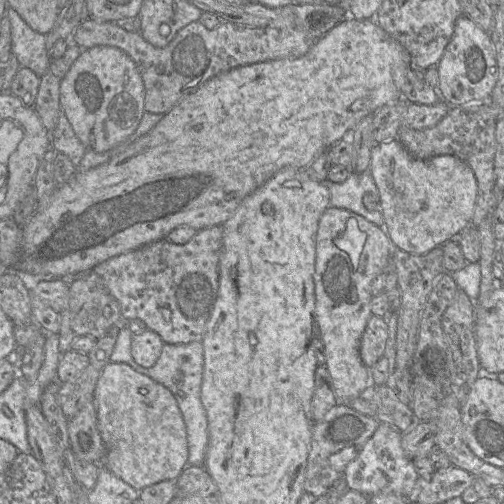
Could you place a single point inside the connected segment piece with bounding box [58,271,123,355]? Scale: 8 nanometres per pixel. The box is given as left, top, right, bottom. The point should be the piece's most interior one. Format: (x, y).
(92, 310)

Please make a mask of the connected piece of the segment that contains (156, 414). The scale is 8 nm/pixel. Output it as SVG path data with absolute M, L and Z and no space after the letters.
M110 361L97 381L93 401L105 446L106 468L138 491L164 480L177 480L188 465L188 442L181 411L170 390L128 364Z

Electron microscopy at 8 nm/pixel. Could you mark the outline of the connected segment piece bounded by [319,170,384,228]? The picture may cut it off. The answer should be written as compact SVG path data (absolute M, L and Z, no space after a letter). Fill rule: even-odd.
M369 170L363 173L351 172L342 183L333 183L328 180L319 183L323 183L329 190L330 206L351 211L376 226L384 228L378 190ZM366 193L374 195L377 210L369 211L364 207L362 200Z

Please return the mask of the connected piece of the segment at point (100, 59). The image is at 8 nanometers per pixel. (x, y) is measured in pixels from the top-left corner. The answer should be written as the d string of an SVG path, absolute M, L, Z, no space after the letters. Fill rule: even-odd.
M112 46L84 49L60 83L60 105L80 141L89 150L109 151L134 133L144 114L144 85L127 53Z

